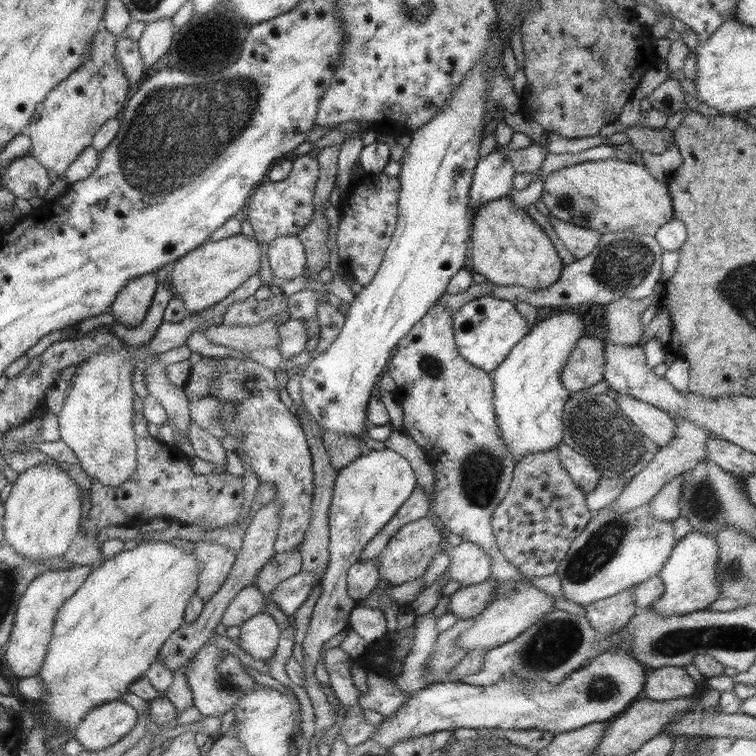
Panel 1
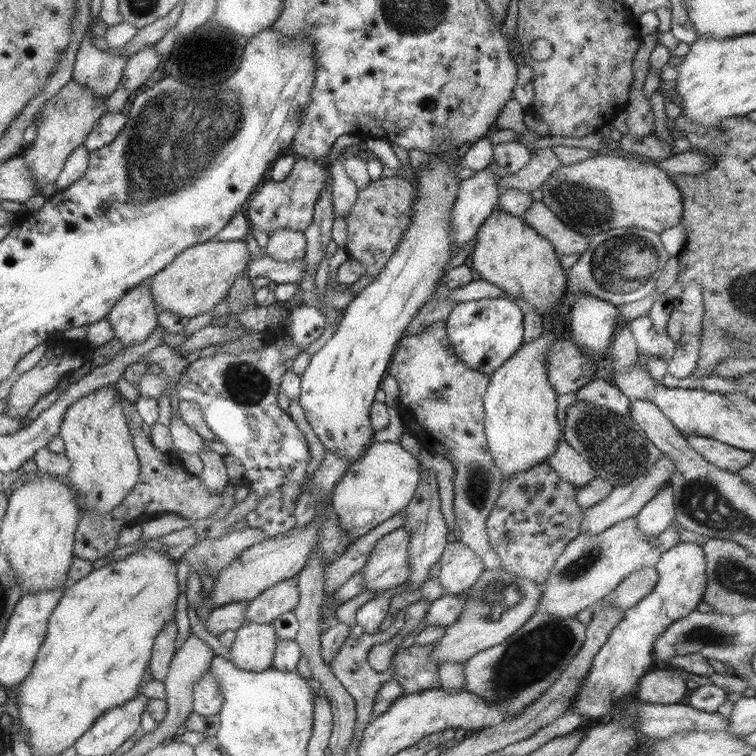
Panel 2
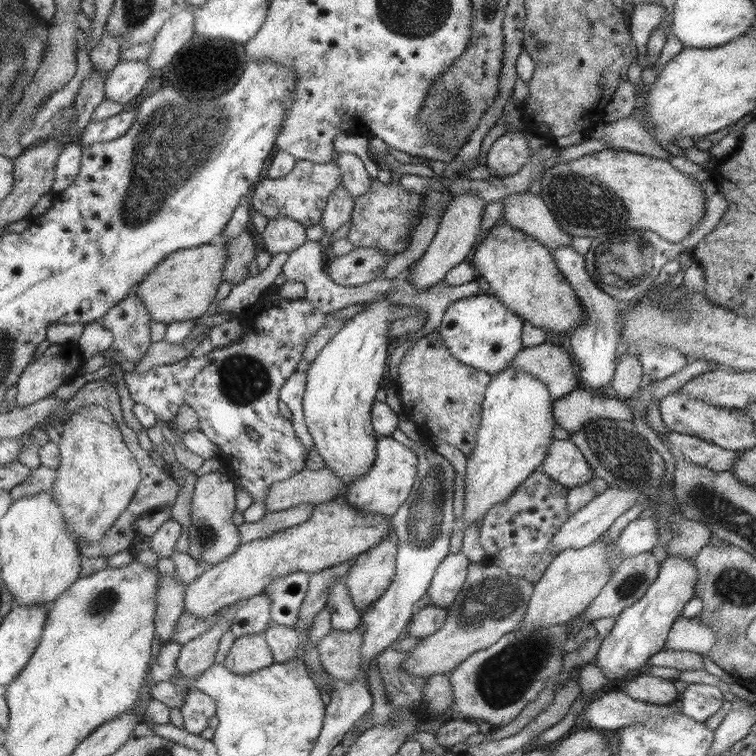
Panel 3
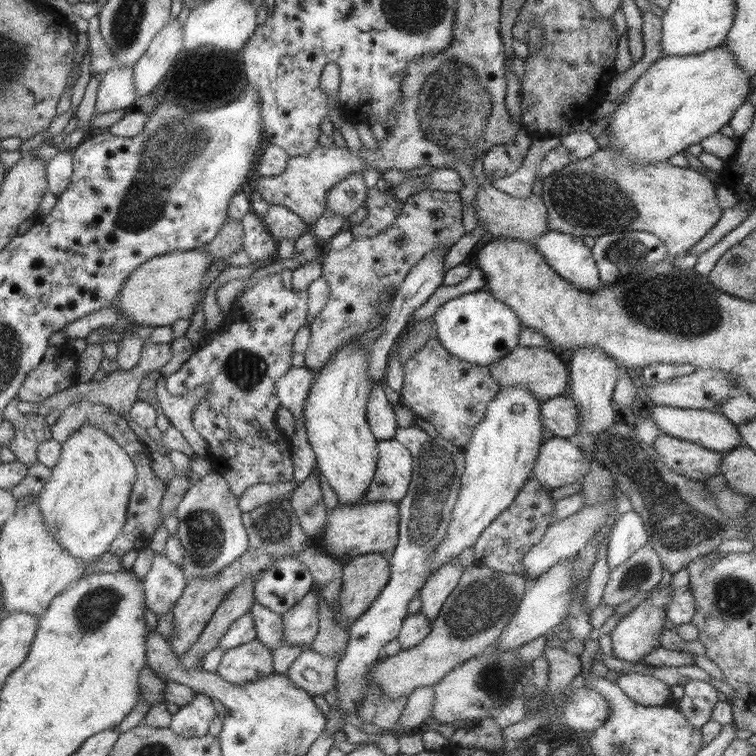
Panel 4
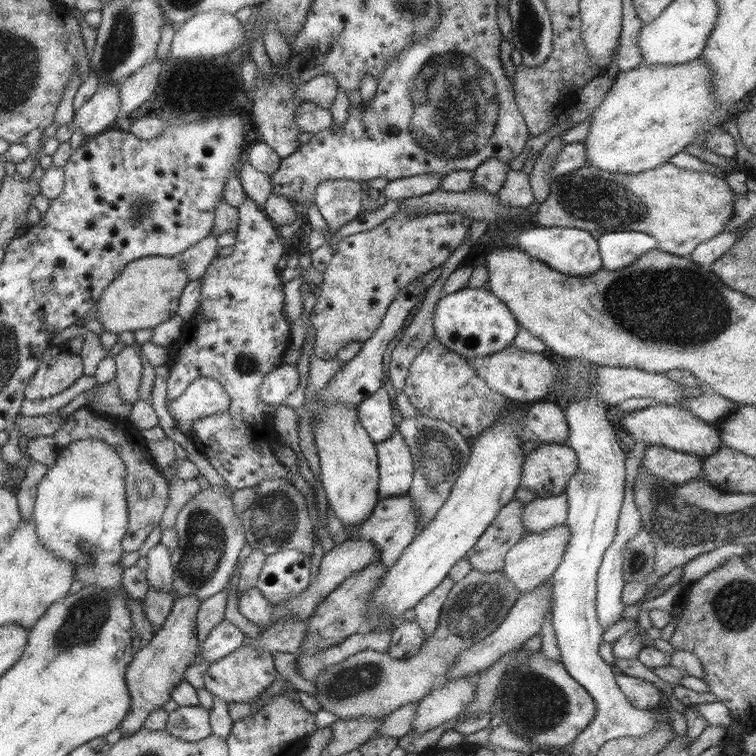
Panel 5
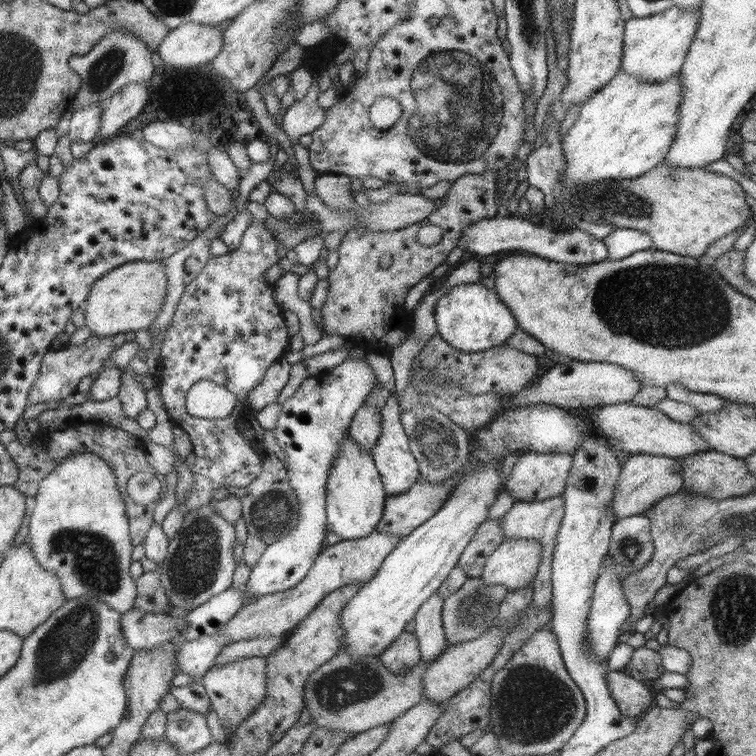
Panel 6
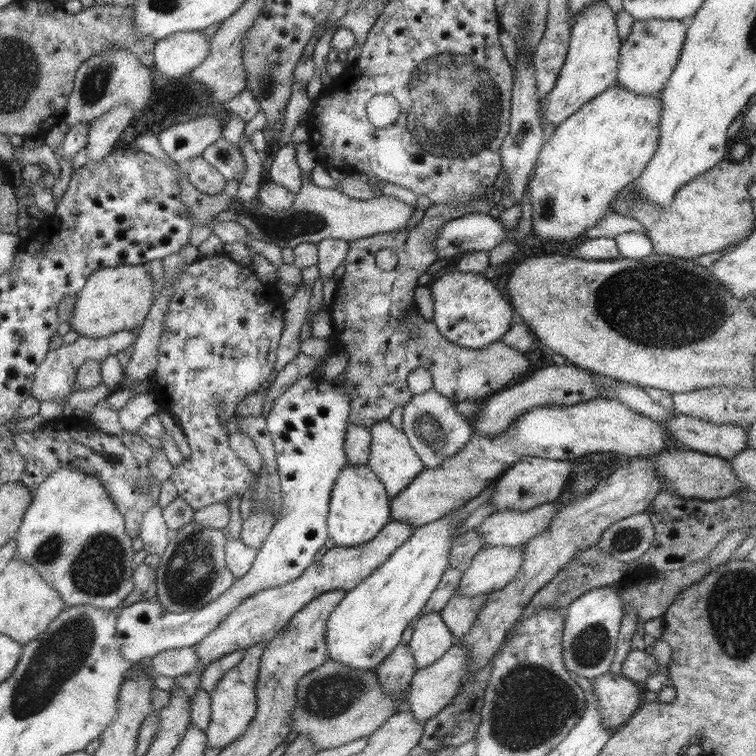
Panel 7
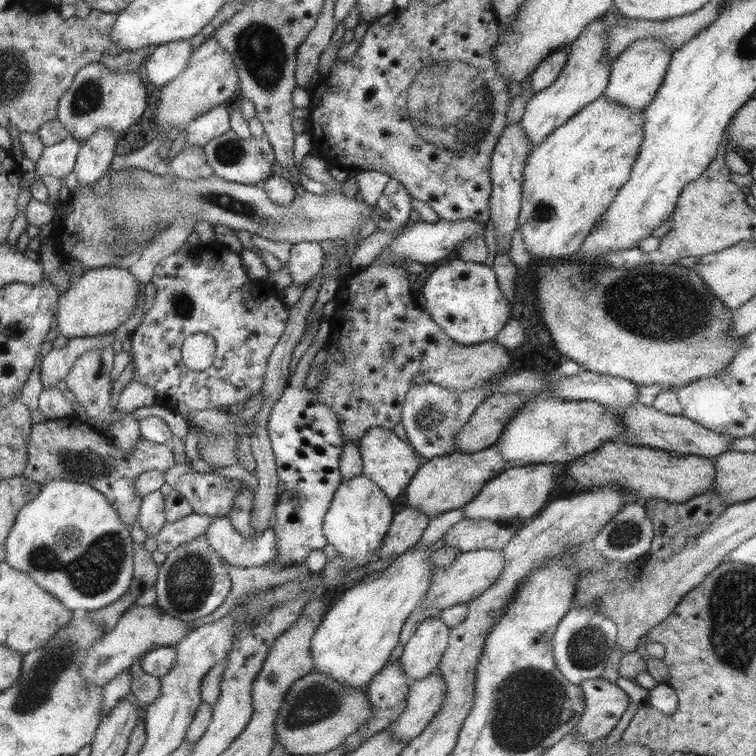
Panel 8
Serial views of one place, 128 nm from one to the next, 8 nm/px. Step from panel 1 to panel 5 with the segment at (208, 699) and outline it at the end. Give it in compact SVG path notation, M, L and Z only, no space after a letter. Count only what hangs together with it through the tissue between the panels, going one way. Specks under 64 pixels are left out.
M199 704L177 707L168 712L164 731L185 742L197 742L211 735L208 710Z

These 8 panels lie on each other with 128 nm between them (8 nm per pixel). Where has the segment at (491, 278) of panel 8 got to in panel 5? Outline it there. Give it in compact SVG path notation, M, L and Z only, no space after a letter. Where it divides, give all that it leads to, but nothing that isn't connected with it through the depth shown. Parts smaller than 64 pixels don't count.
M466 287L442 295L435 303L432 322L434 337L445 348L466 359L503 350L513 344L516 332L520 328L507 306L486 287Z

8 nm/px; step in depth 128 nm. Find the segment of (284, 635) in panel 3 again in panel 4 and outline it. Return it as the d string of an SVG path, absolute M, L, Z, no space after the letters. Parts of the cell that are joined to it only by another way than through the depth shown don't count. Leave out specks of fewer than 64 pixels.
M255 600L251 603L248 614L259 643L271 651L282 645L282 620L279 614Z

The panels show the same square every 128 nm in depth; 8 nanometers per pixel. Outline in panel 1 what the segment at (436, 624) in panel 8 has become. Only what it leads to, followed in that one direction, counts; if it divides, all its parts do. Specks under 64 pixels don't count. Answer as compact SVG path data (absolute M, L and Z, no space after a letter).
M443 541L442 550L449 556L449 580L459 582L460 587L479 584L490 577L491 558L481 550L481 546L461 541L457 546L449 546Z

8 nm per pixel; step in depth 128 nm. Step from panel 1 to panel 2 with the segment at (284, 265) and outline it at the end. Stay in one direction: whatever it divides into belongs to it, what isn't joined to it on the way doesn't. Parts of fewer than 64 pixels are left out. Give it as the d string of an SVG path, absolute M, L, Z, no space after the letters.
M279 228L268 236L265 253L279 262L289 262L304 257L306 240L301 231Z

